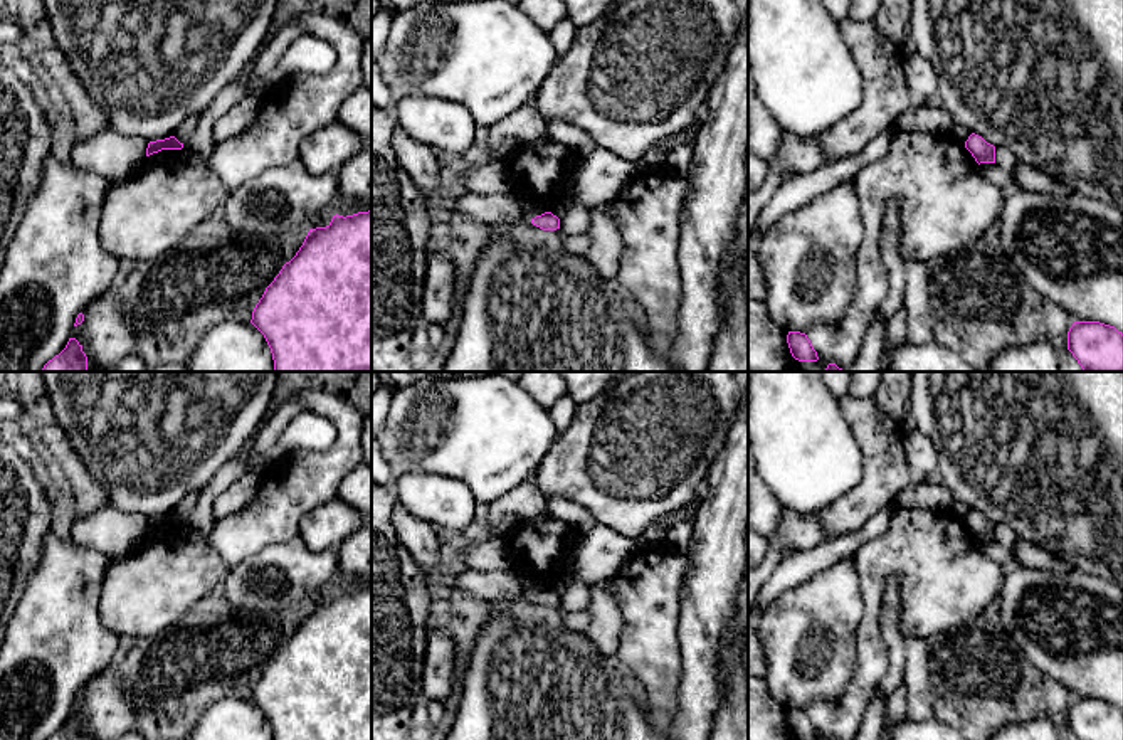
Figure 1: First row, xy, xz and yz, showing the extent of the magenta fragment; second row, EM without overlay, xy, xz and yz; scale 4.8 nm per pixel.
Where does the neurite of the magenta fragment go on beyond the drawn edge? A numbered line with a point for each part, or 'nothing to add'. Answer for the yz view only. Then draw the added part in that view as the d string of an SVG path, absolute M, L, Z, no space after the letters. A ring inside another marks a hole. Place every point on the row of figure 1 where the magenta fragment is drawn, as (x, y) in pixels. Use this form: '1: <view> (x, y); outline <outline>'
nothing to add

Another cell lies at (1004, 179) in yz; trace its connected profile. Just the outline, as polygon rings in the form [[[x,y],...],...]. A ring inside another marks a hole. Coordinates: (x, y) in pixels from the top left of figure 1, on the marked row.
[[[980,163],[978,168],[990,182],[994,182],[1002,190],[1004,198],[1019,190],[1014,173],[999,166],[997,163]]]

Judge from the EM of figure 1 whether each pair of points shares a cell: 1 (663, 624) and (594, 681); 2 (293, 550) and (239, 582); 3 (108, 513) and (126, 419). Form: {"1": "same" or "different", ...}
{"1": "different", "2": "same", "3": "different"}

